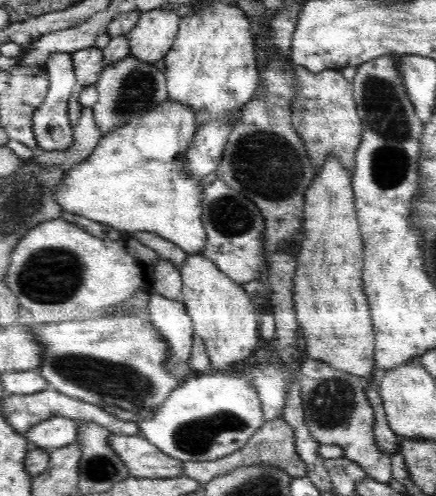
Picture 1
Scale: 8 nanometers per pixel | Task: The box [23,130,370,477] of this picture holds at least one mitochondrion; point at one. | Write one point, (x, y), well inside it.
(115, 382)

